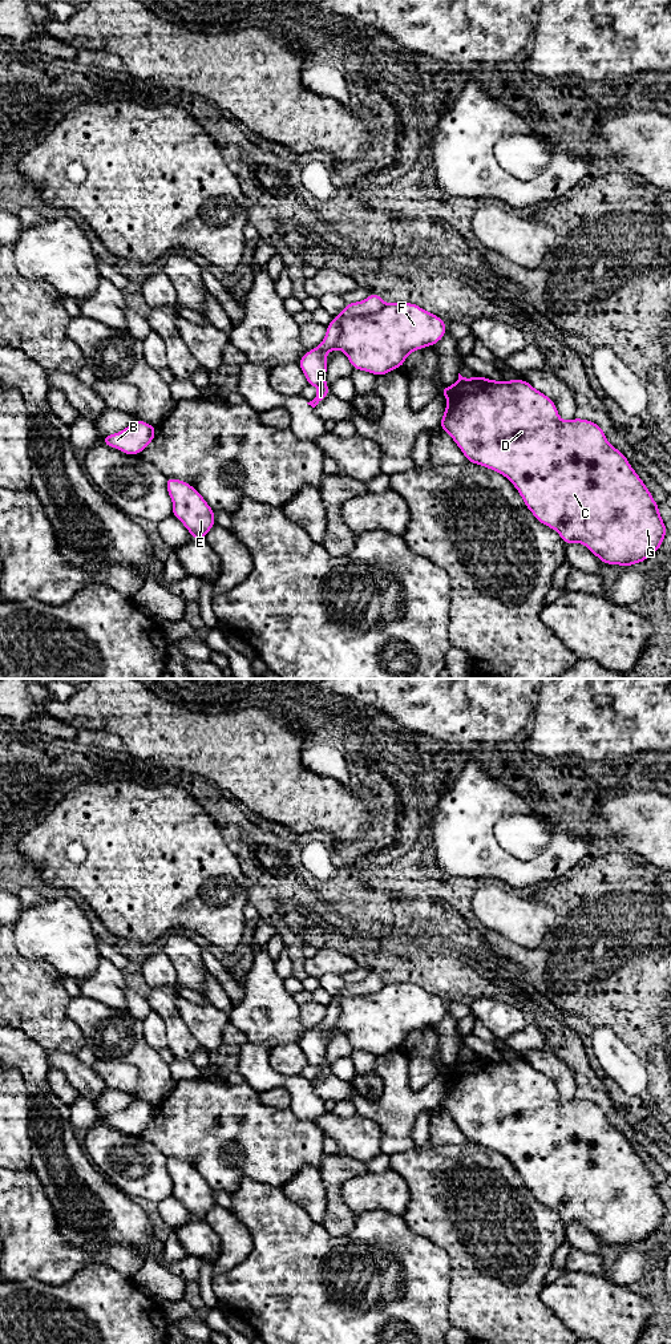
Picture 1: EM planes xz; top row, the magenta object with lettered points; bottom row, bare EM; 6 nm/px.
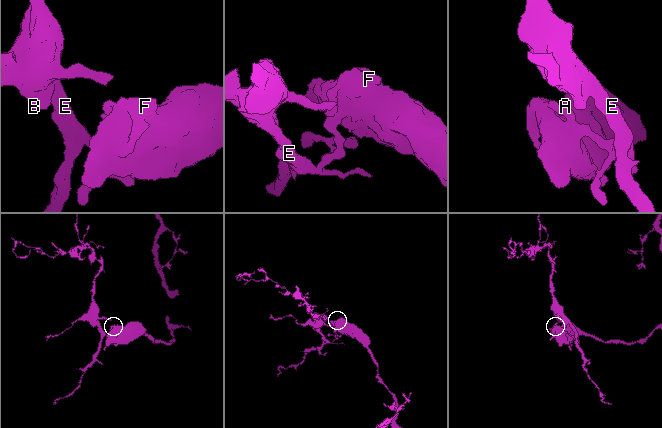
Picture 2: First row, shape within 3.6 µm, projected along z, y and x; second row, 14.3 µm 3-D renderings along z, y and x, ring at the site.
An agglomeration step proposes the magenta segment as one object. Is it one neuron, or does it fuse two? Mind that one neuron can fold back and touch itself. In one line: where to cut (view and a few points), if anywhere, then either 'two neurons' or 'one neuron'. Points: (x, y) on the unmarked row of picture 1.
xz (385, 984), (370, 994), (344, 996), (339, 1002), (335, 1028) | two neurons

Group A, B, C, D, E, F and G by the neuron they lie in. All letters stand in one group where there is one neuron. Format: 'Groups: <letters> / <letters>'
Groups: A B E / C D F G

